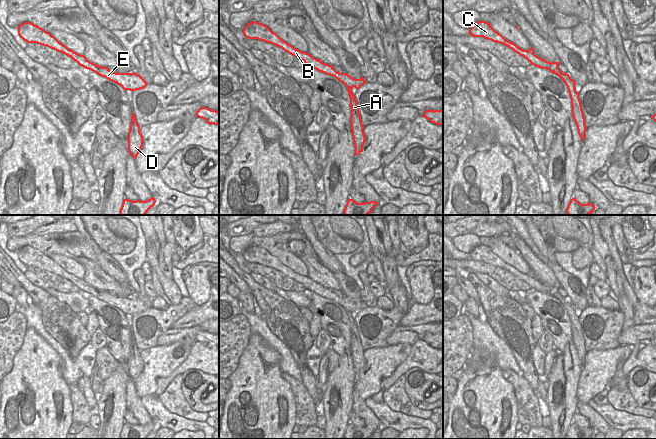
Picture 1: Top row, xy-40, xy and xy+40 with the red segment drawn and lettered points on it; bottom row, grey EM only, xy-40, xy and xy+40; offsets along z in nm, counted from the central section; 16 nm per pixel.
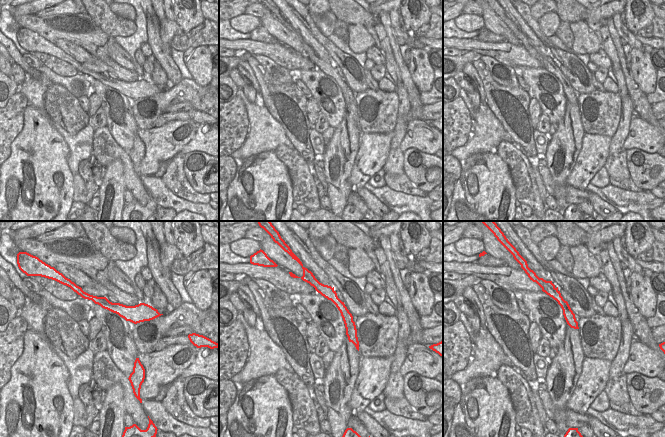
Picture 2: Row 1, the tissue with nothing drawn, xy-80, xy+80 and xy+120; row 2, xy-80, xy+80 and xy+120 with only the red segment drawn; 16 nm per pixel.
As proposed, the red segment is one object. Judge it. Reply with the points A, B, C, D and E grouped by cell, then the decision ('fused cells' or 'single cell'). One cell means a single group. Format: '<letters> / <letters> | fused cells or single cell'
A D / B C E | fused cells

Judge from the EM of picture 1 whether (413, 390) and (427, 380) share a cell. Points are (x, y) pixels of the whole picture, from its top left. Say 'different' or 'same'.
same

